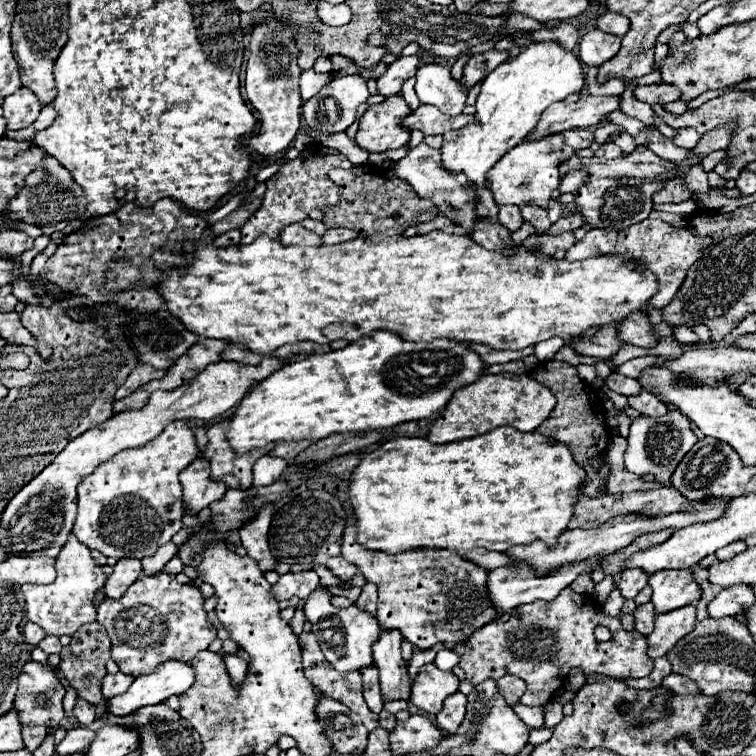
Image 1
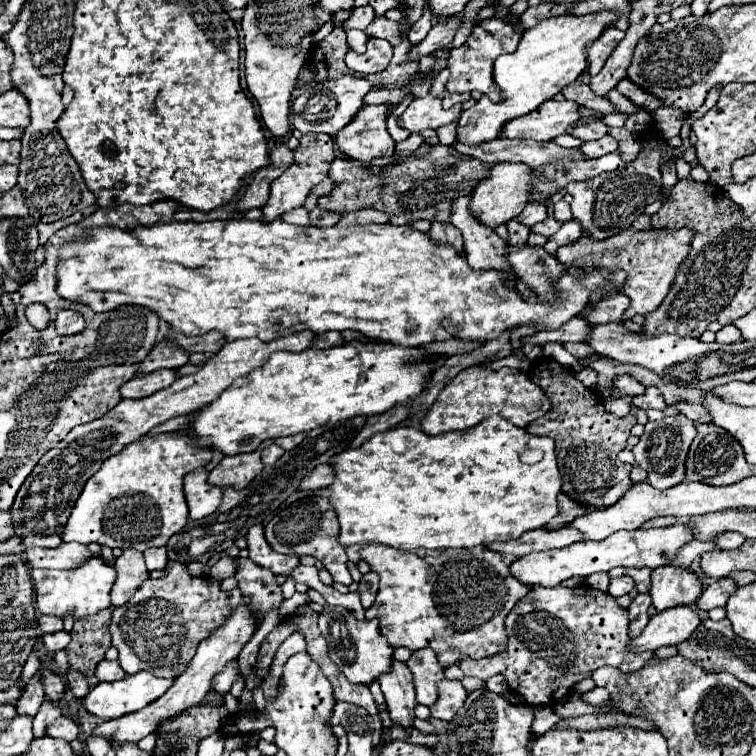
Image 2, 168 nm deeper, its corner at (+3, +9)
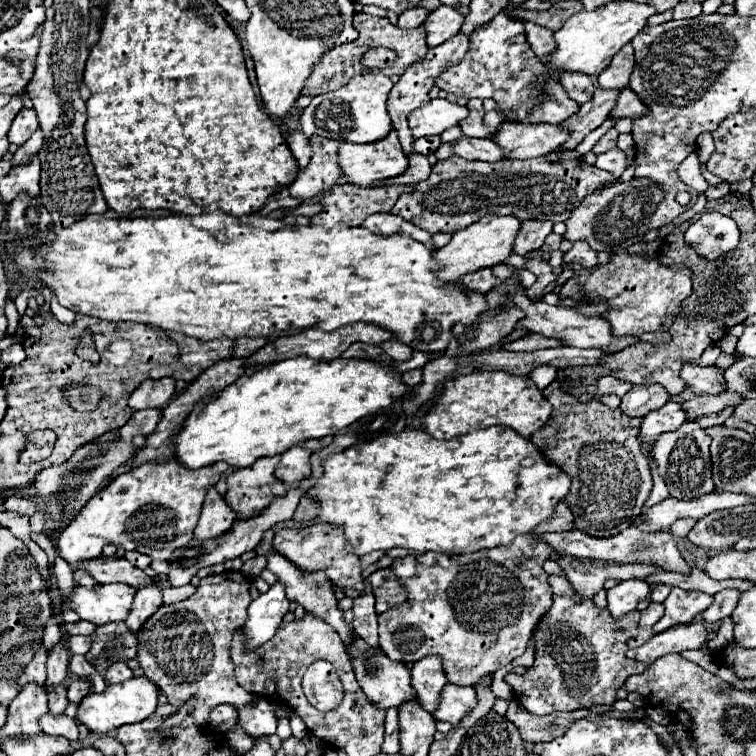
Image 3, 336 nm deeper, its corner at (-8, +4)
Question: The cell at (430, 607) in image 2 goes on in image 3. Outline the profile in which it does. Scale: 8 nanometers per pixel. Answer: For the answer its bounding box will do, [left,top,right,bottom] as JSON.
[378,537,552,685]

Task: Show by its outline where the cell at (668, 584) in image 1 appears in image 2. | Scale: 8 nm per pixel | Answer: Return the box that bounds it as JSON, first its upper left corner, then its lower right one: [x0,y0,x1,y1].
[649,566,703,614]

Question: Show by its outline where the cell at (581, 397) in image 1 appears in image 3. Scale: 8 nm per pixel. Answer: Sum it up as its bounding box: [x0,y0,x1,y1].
[530,381,652,537]

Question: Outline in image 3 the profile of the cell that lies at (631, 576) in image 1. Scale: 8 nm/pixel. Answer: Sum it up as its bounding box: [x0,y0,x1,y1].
[608,579,650,617]

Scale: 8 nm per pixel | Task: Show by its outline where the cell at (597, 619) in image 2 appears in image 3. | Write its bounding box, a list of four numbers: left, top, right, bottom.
[504,575,648,715]

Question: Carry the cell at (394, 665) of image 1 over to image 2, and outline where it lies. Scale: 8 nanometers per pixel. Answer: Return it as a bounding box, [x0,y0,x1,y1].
[379,662,415,734]

